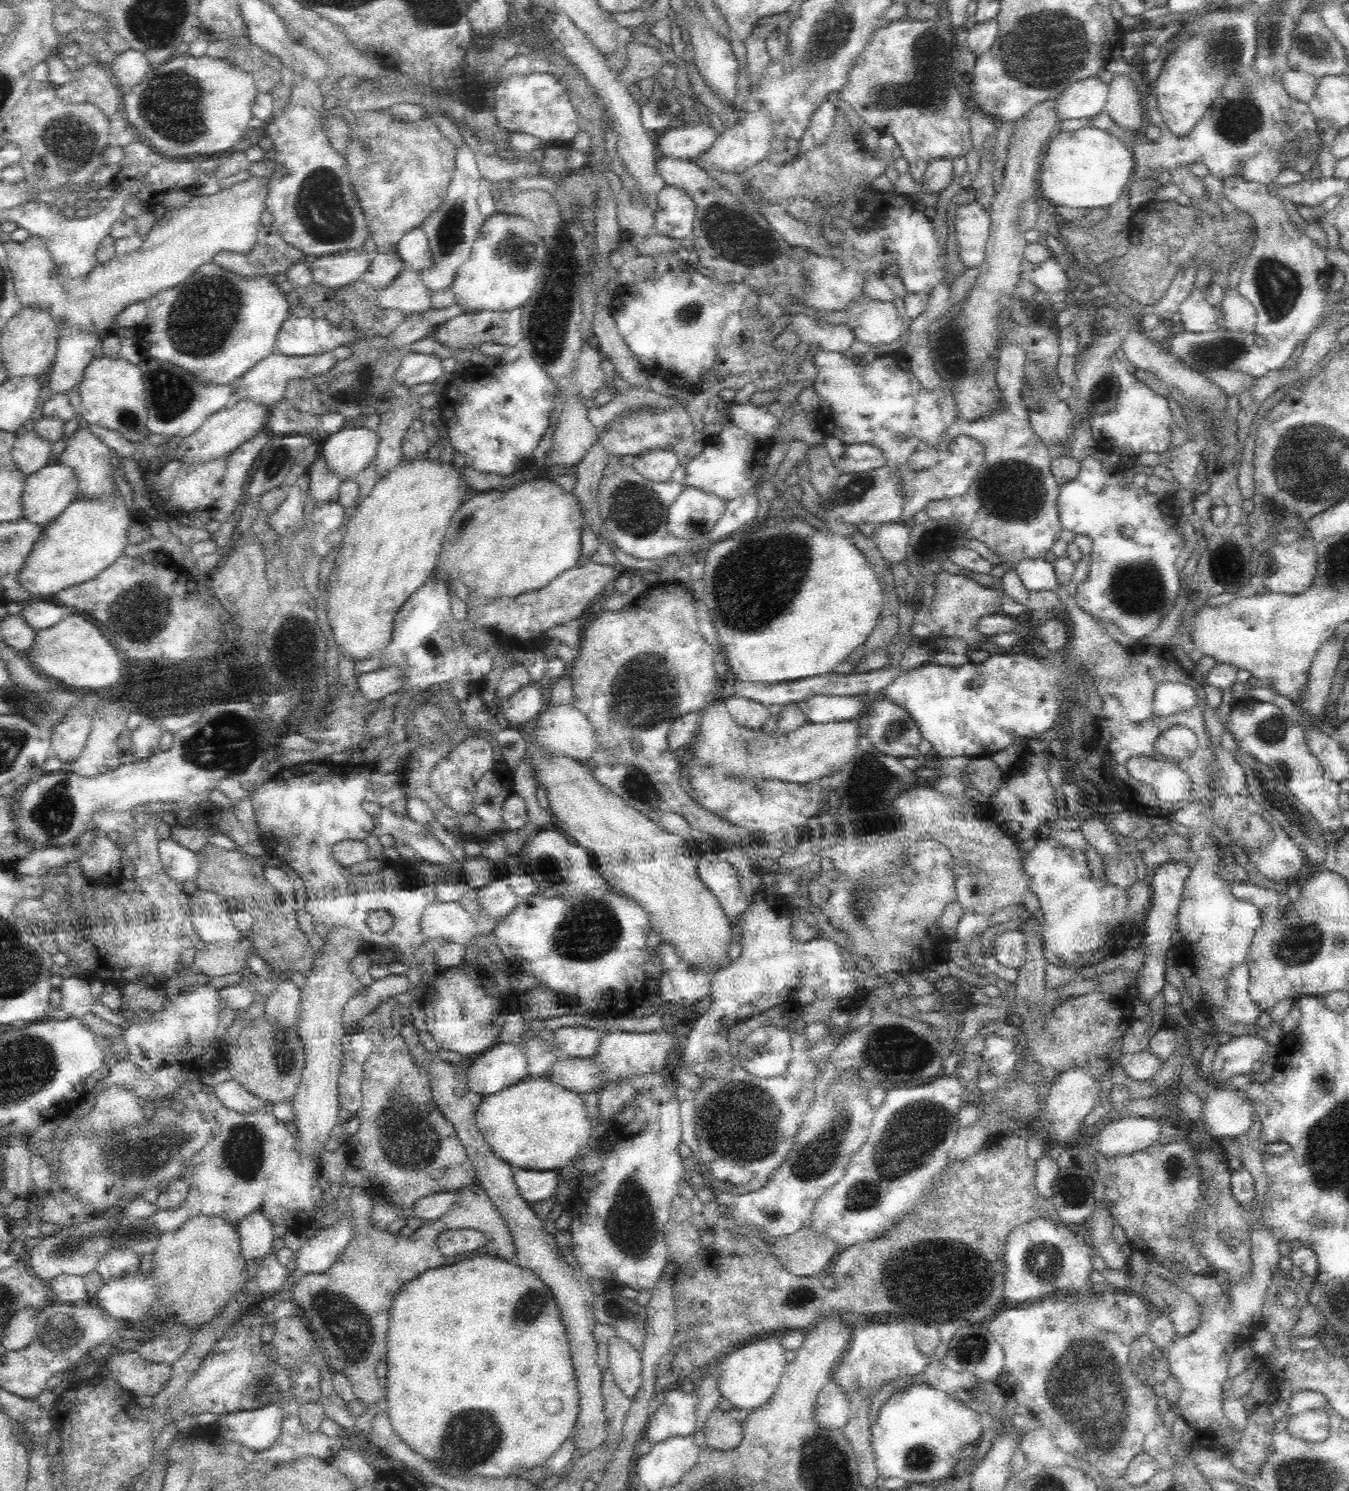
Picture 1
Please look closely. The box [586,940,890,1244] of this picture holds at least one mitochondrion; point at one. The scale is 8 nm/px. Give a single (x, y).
(758, 1142)

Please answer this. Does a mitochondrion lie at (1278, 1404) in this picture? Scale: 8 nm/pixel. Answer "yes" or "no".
no

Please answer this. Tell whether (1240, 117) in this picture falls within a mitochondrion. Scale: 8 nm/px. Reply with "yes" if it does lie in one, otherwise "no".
yes

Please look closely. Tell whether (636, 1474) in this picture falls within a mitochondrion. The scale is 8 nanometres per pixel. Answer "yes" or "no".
no

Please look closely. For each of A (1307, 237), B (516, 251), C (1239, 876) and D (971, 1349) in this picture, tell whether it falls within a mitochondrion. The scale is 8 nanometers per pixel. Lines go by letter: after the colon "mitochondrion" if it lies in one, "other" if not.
A: other
B: mitochondrion
C: other
D: mitochondrion

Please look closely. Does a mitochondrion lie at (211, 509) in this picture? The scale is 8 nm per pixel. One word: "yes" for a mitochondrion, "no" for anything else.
no

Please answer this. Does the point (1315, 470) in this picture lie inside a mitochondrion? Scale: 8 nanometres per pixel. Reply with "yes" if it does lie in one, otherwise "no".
yes

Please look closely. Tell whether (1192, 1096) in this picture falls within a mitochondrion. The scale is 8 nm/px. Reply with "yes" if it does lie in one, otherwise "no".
no

